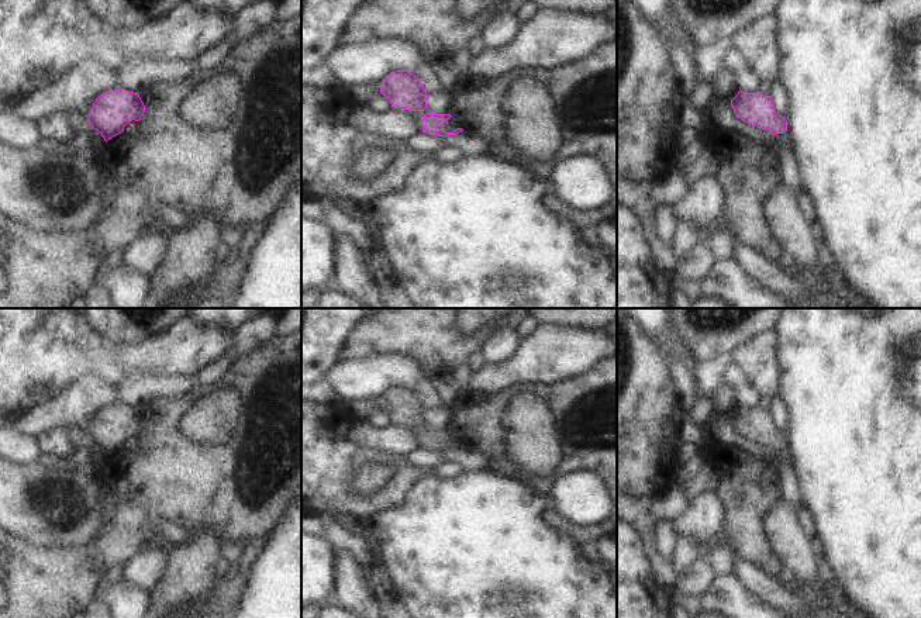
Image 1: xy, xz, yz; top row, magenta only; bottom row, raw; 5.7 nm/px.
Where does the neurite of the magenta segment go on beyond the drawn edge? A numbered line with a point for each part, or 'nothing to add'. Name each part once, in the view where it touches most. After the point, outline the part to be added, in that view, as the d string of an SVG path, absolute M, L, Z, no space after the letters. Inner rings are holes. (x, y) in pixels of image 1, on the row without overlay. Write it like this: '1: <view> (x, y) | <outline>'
nothing to add

